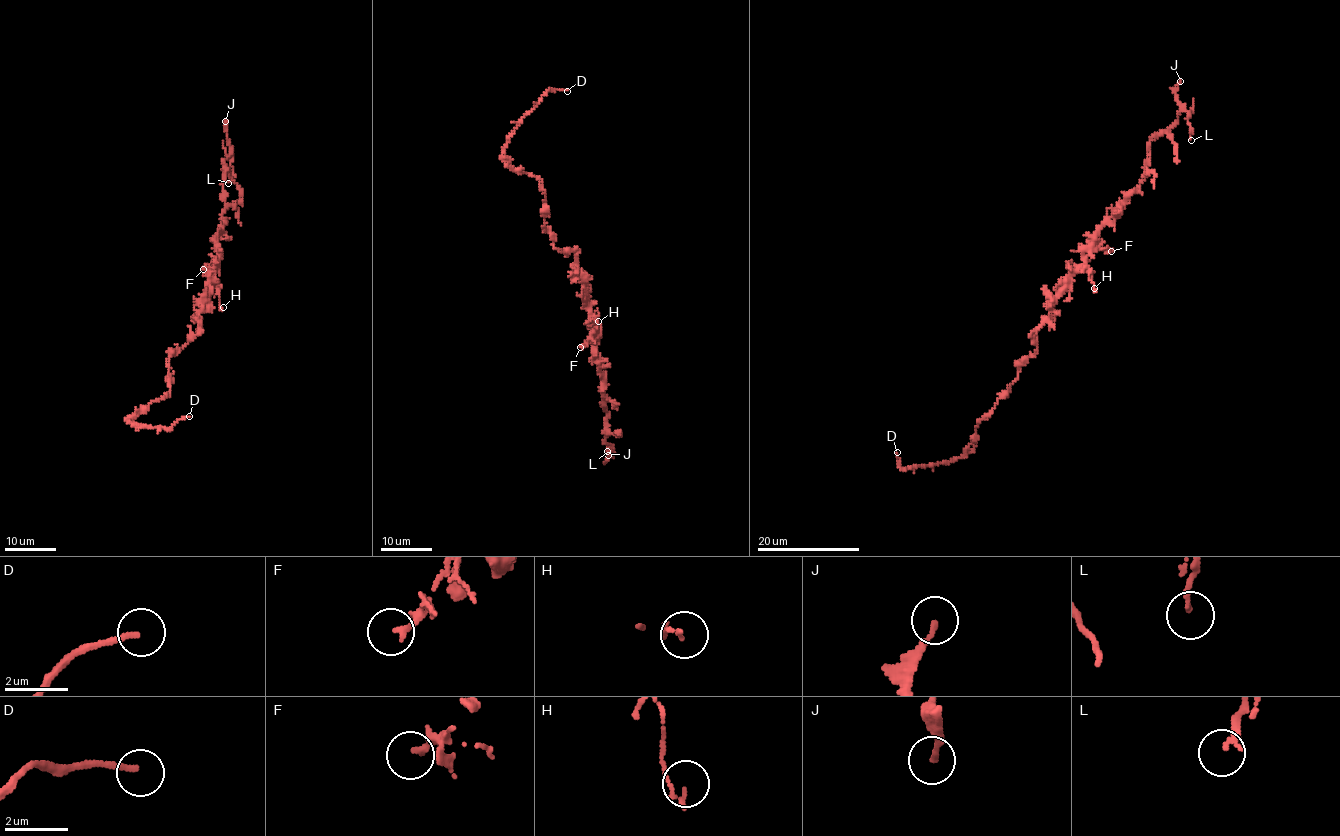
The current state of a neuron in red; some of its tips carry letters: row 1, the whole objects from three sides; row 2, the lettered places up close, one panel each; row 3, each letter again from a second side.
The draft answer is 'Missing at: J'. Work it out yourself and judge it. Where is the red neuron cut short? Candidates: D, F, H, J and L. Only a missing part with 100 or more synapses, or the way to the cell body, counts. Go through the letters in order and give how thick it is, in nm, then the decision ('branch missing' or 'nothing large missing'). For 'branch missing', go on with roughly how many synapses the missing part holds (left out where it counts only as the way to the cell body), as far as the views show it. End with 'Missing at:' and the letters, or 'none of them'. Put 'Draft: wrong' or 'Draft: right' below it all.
D: calibre 180 nm; branch missing
F: calibre 130 nm; nothing large missing
H: calibre 130 nm; nothing large missing
J: calibre 190 nm; nothing large missing
L: calibre 160 nm; nothing large missing
Missing at: D
Draft: wrong

